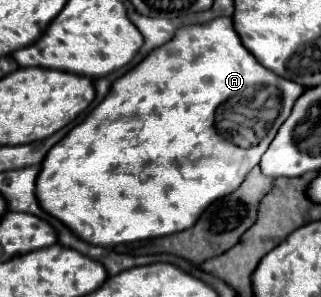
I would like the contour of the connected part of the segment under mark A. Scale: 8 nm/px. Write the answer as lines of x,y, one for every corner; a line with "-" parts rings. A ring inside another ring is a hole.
228,16
214,18
206,24
190,24
182,26
176,30
174,38
158,48
154,48
138,66
128,70
124,76
120,76
108,96
86,116
84,122
74,126
70,134
60,140
50,152
48,158
42,162
42,170
36,180
36,196
40,206
56,216
60,222
64,222
76,236
90,244
102,244
102,246
116,246
124,242
136,242
136,240
148,240
148,238
158,238
158,236
168,236
174,232
182,232
200,218
200,214
218,198
224,198
232,194
246,178
246,174
260,162
262,154
274,140
280,124
290,116
294,102
298,96
304,92
304,86
290,82
268,68
264,68
244,46
240,36
234,30
234,22

